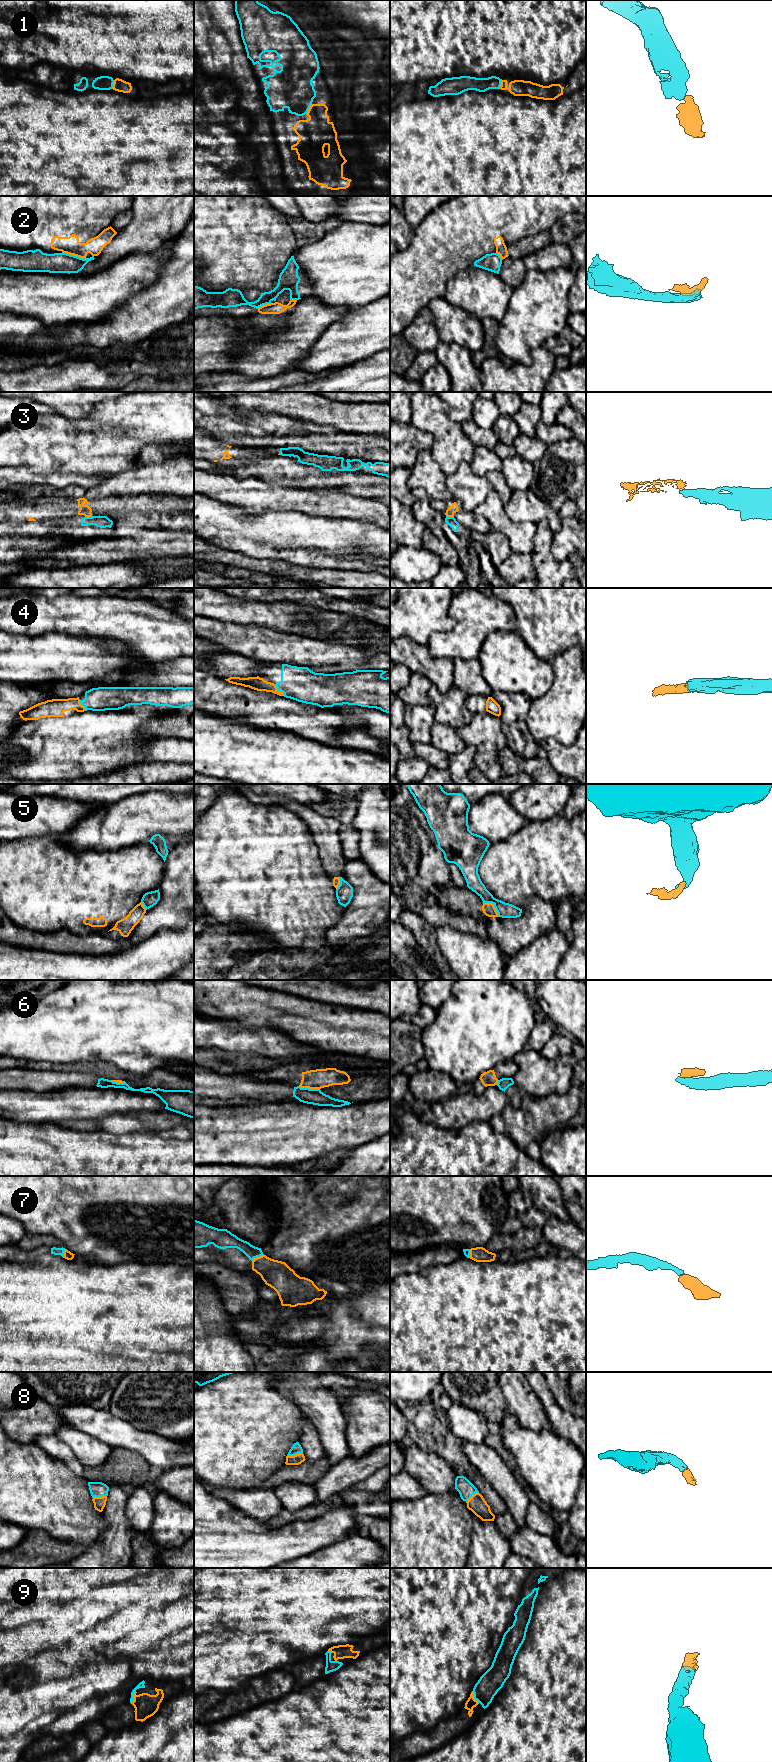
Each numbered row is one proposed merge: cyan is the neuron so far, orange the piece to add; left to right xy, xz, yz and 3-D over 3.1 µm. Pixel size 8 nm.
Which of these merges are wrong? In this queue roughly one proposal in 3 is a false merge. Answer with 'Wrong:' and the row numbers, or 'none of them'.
Wrong: 2, 3, 5, 6

